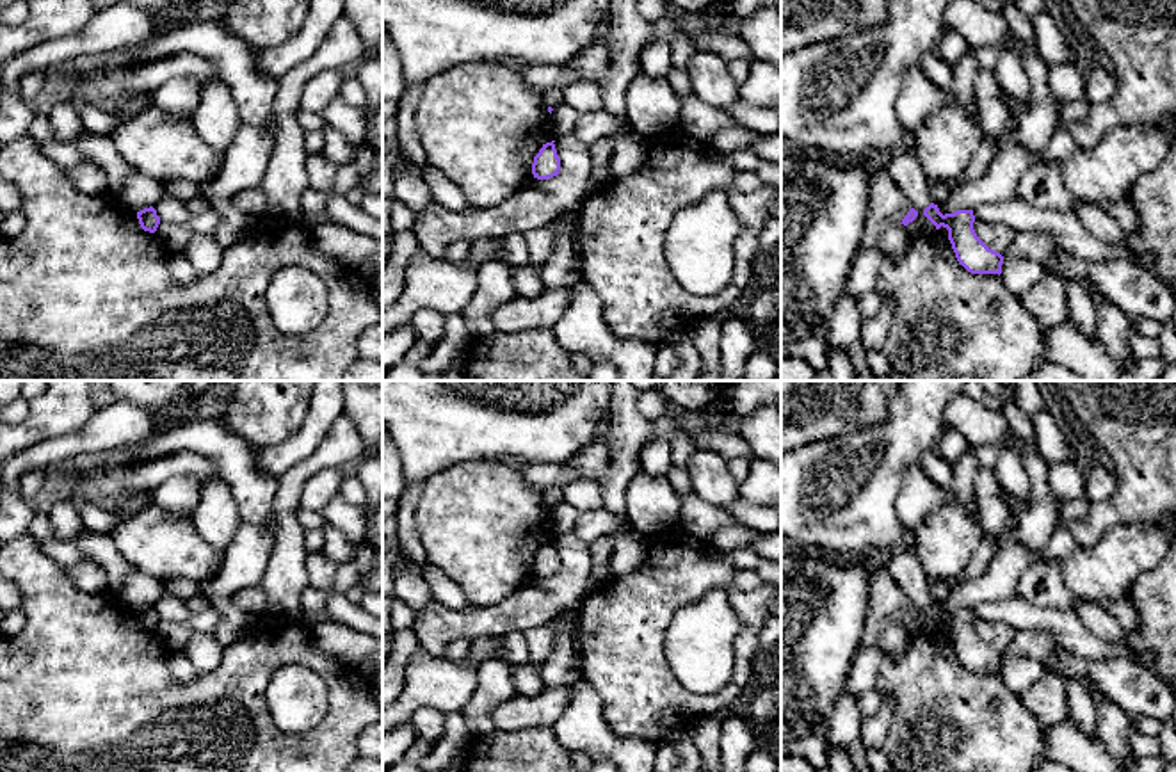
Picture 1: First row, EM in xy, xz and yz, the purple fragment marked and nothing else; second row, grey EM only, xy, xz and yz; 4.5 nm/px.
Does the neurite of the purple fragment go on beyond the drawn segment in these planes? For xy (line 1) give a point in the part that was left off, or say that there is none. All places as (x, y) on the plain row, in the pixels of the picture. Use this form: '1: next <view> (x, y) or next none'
1: next none

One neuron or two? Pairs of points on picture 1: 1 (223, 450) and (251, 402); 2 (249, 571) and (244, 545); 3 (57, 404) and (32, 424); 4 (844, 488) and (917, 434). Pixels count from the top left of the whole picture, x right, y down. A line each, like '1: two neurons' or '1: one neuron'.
1: two neurons
2: one neuron
3: one neuron
4: one neuron

